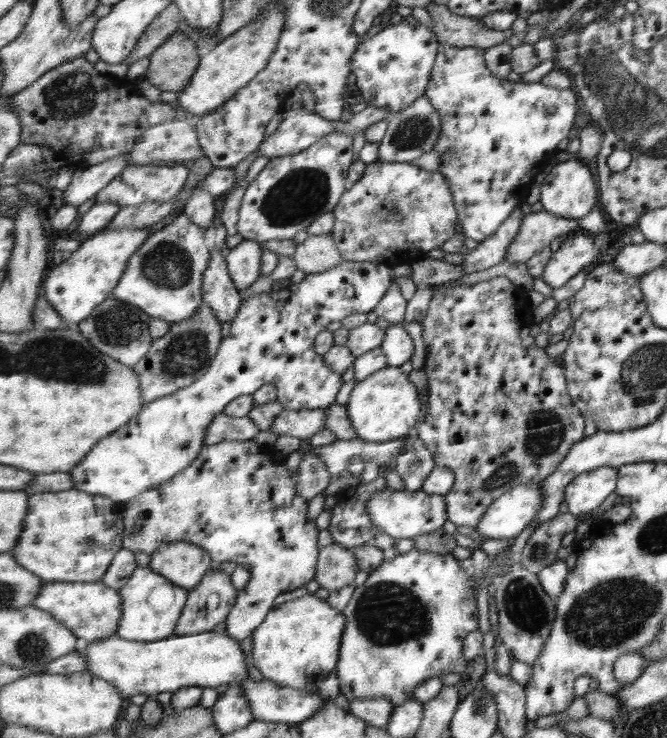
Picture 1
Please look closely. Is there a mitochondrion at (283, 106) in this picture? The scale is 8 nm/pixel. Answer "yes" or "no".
no

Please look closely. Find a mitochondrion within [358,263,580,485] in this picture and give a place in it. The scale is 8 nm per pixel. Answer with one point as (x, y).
(540, 445)

